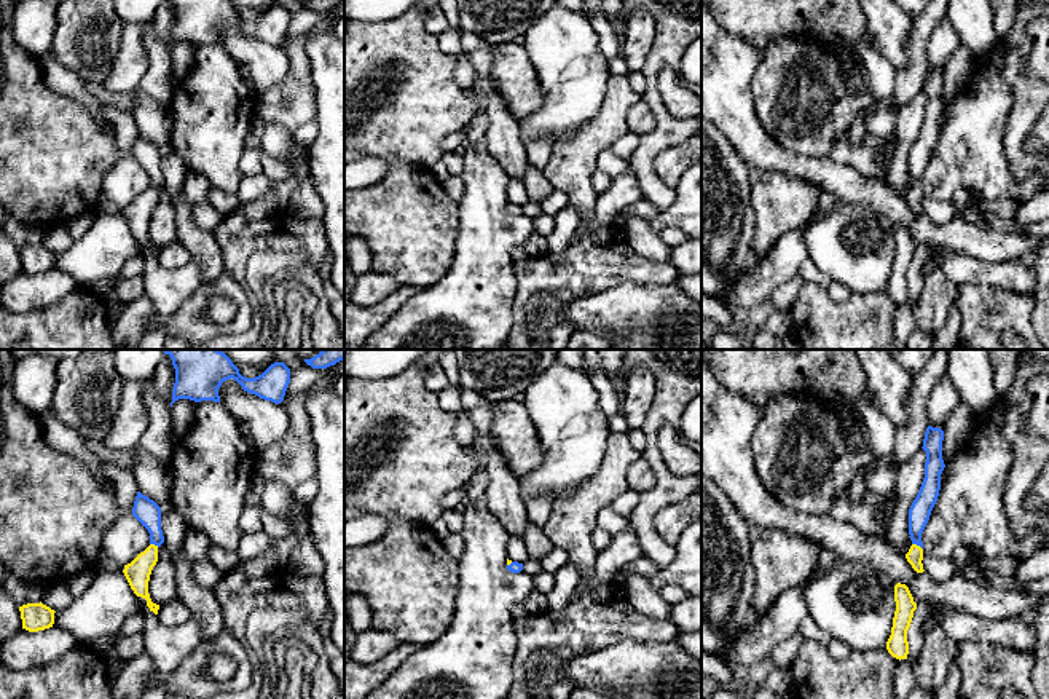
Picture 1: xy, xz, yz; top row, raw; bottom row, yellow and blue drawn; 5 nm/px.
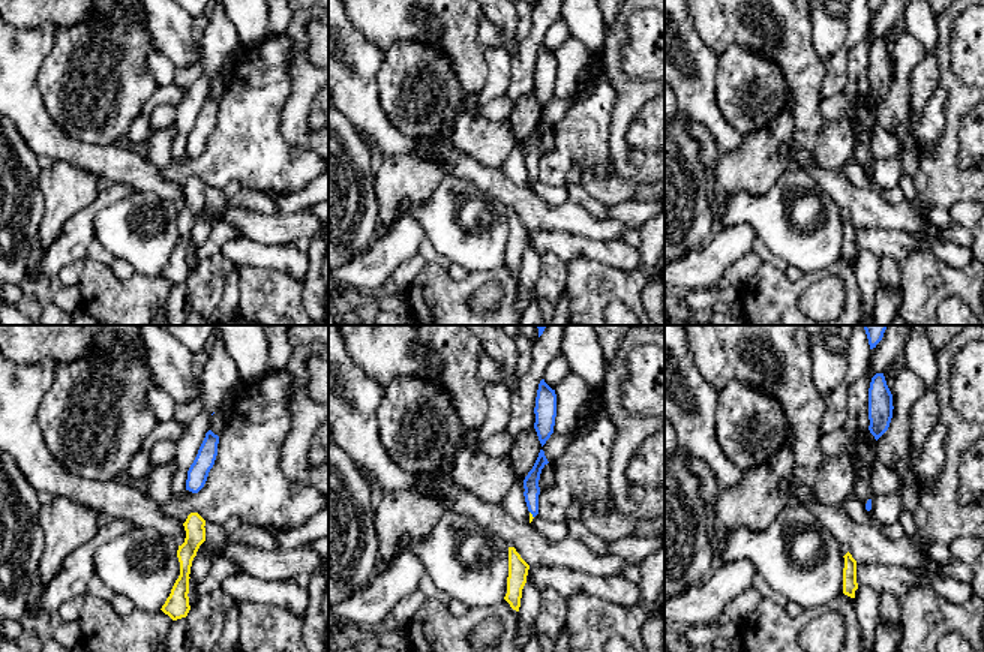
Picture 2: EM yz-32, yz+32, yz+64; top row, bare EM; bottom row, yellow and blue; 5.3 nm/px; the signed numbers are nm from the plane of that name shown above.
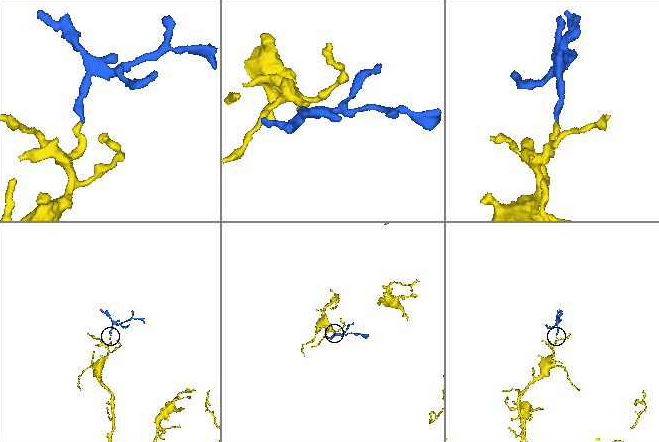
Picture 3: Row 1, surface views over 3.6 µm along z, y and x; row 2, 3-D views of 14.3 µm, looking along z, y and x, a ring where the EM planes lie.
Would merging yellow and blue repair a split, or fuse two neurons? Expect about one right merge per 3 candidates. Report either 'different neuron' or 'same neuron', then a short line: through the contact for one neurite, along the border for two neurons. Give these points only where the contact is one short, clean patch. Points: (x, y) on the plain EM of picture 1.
same neuron; line yz (915, 195), (915, 187), (919, 157)

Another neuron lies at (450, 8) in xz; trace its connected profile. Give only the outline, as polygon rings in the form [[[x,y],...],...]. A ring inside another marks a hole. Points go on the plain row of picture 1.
[[[438,0],[438,6],[443,11],[450,27],[459,29],[459,5],[458,0]]]

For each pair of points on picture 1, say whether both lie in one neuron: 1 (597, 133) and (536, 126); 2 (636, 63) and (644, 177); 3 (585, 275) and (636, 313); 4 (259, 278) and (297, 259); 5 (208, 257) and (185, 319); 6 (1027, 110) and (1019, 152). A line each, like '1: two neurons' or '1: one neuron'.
1: two neurons
2: two neurons
3: two neurons
4: one neuron
5: two neurons
6: one neuron

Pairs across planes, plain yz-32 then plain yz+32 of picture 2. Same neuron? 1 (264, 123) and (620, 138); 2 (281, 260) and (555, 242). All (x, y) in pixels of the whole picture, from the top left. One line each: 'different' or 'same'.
1: different
2: same

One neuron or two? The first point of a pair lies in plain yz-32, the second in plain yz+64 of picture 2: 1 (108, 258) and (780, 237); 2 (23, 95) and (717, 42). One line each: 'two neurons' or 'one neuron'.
1: two neurons
2: two neurons

